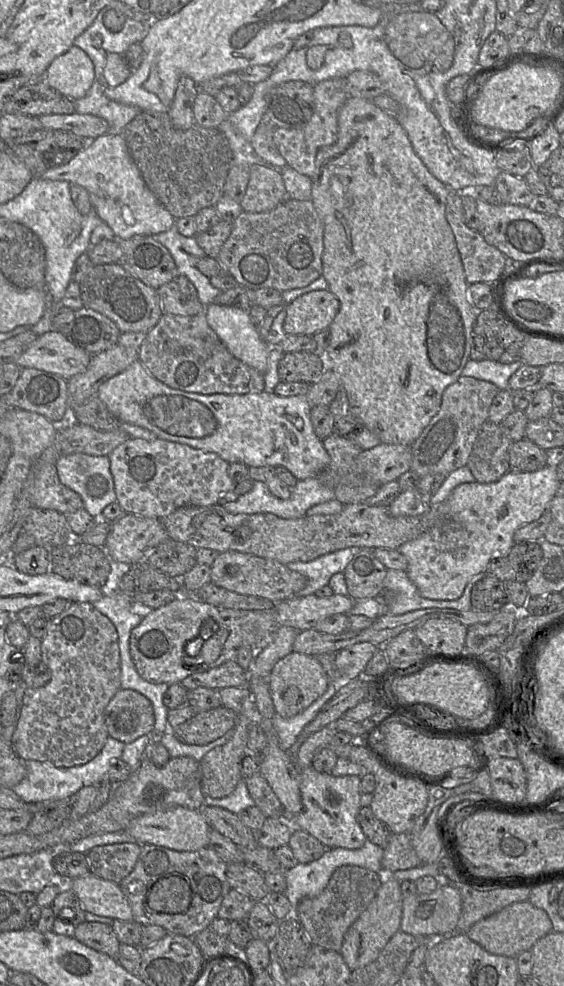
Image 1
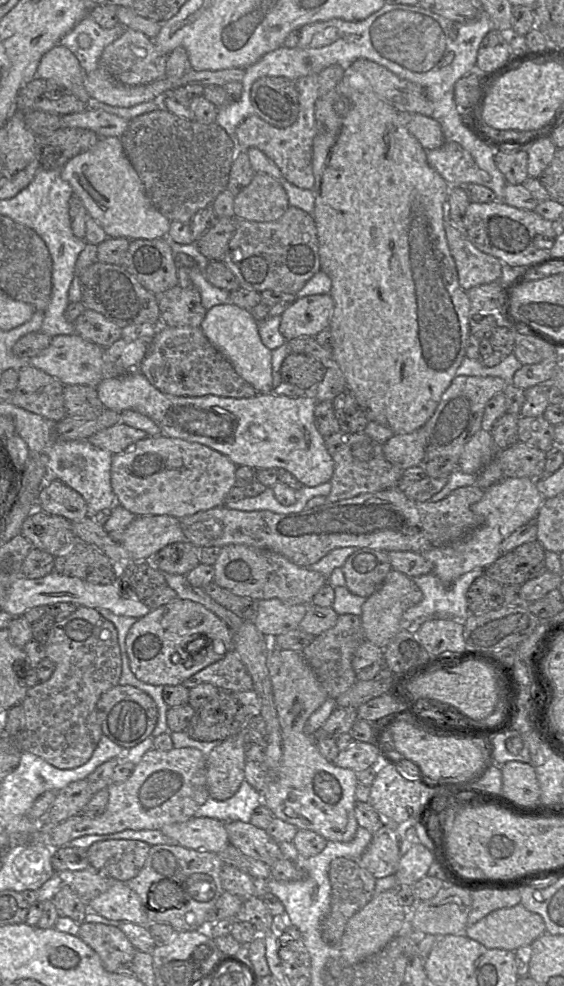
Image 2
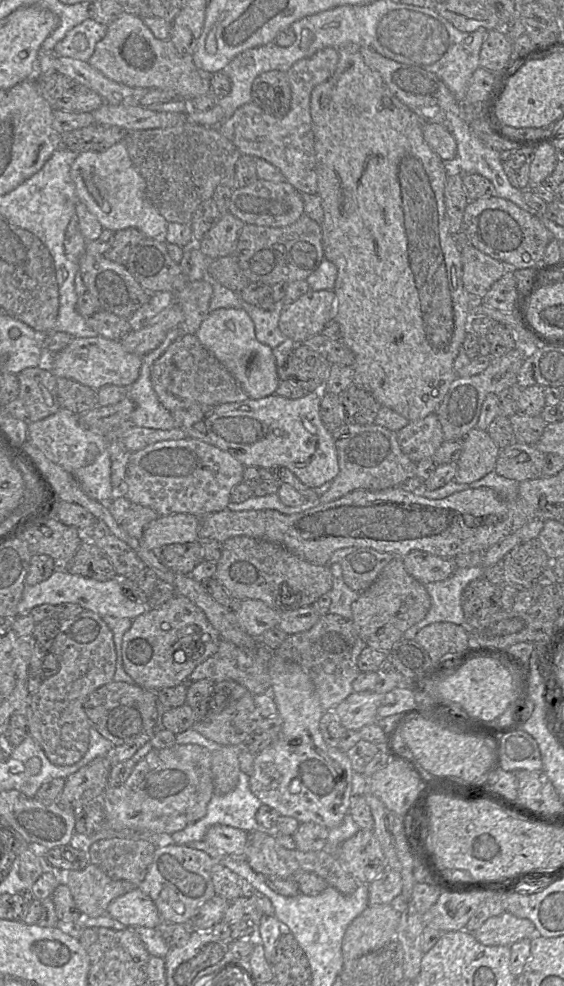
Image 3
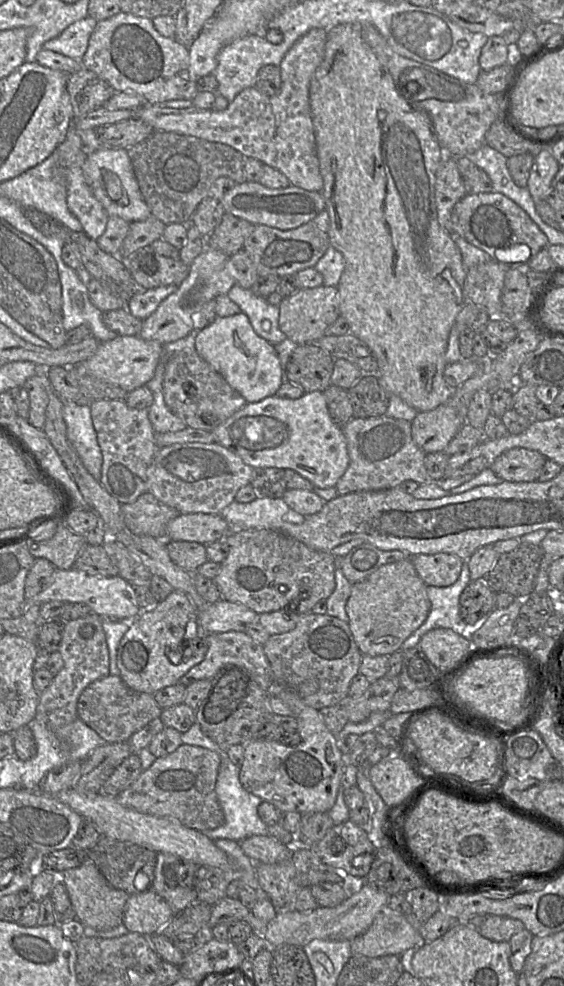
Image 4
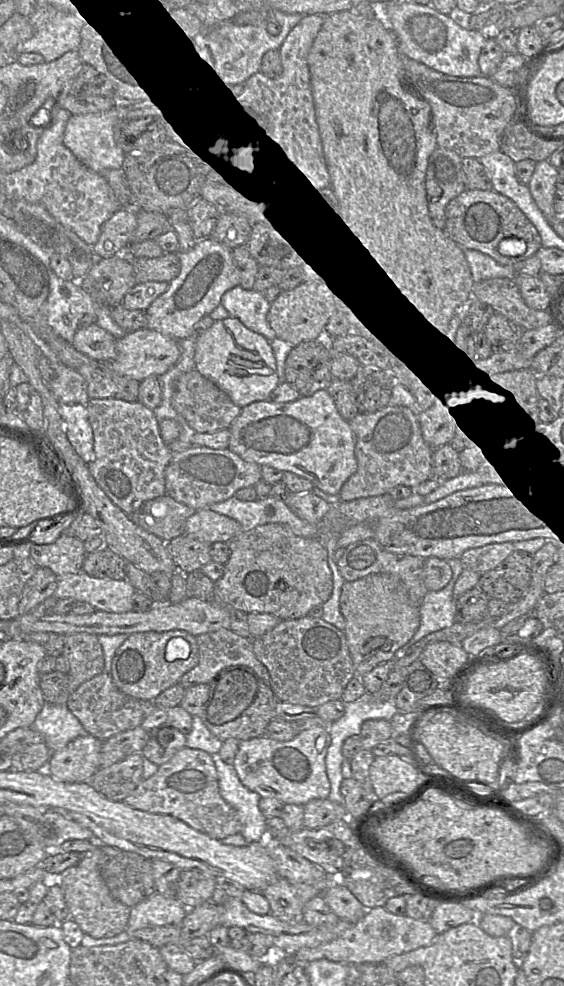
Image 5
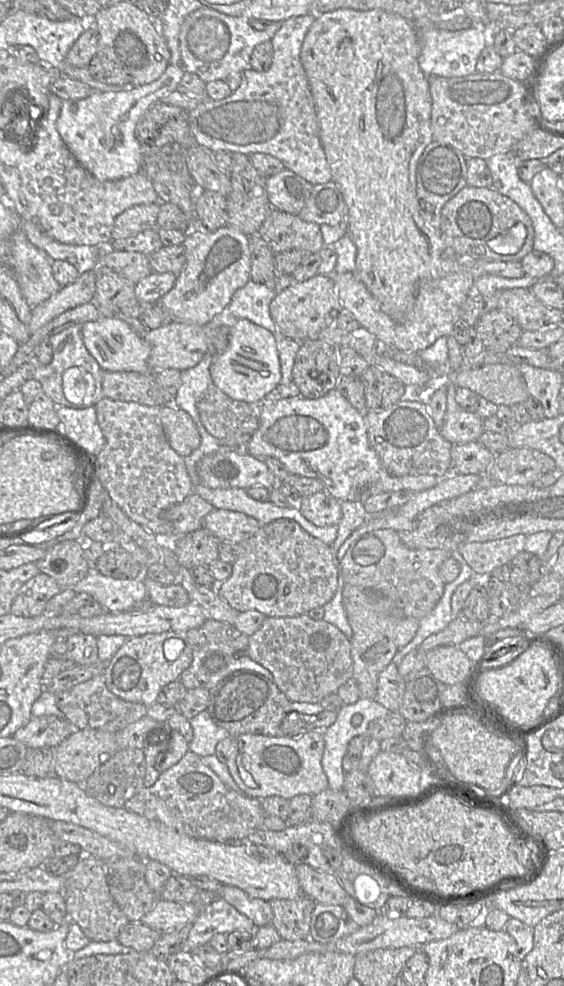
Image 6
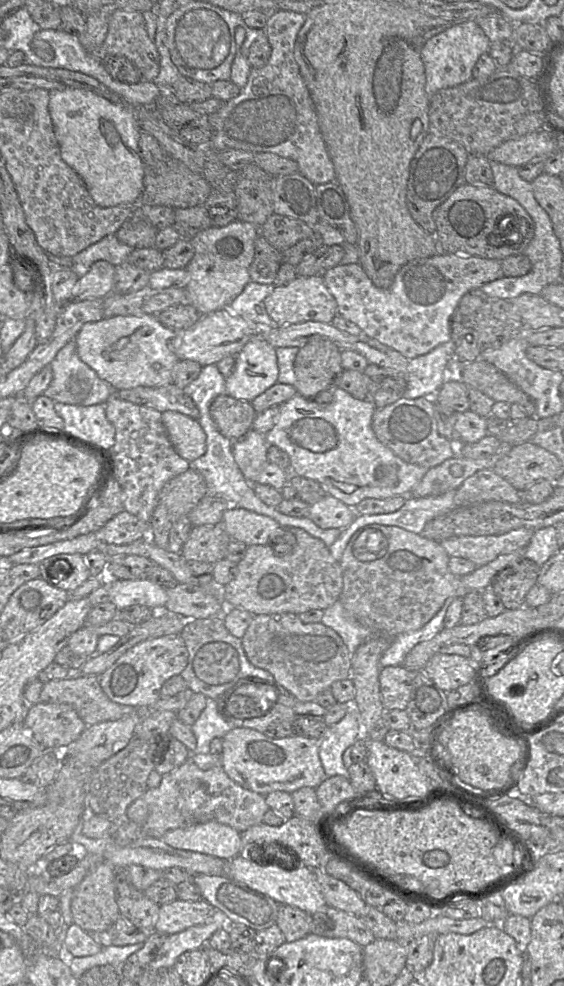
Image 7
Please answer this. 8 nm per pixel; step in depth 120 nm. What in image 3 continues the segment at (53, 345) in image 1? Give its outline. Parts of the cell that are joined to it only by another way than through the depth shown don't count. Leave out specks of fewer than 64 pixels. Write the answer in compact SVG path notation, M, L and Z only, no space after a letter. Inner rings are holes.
M102 336L76 338L44 363L56 377L67 378L98 390L106 385L130 387L139 377L142 357L127 352L119 340Z

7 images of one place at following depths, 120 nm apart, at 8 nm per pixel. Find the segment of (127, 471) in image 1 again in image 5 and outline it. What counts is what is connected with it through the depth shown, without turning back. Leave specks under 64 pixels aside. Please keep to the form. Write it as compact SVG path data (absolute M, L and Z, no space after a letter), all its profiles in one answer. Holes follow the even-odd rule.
M205 446L174 452L165 470L166 495L195 510L209 508L214 503L223 502L240 489L254 487L262 480L261 466L242 459L230 449L213 449Z

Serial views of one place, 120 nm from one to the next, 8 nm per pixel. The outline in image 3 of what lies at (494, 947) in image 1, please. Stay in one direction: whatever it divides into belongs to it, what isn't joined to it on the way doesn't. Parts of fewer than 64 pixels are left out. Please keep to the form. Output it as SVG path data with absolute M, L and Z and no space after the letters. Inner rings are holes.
M504 912L487 919L472 934L486 946L511 946L524 938L534 937L537 930L530 920Z

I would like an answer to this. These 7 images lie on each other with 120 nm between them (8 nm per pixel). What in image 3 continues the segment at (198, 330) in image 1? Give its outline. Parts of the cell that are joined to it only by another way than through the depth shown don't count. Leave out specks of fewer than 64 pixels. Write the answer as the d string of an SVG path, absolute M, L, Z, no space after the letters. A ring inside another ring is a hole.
M195 334L172 342L151 367L151 383L162 406L169 412L191 406L216 406L248 398L233 375L198 340Z

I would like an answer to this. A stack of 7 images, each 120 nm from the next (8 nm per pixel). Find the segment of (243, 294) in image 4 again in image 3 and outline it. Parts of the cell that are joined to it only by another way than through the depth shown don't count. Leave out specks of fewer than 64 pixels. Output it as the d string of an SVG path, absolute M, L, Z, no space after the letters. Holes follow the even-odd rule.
M241 300L240 308L243 308L252 319L255 336L259 342L274 349L287 339L278 326L280 306L274 310L263 310L259 306Z

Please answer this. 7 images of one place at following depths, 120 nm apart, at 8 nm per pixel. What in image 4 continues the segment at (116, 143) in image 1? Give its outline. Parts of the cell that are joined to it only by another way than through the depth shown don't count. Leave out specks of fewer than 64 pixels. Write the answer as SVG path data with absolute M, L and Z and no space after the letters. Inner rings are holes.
M100 148L93 152L87 152L82 171L87 185L109 216L117 216L132 223L145 220L152 215L140 191L126 149Z

